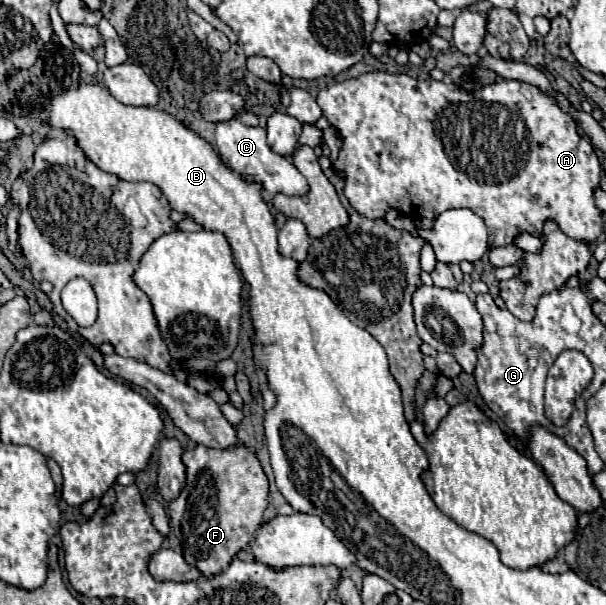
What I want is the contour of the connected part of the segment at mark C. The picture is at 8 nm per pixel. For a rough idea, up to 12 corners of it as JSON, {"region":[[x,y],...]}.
{"region":[[239,117],[219,121],[217,151],[247,181],[305,195],[307,179],[275,153],[267,131]]}

